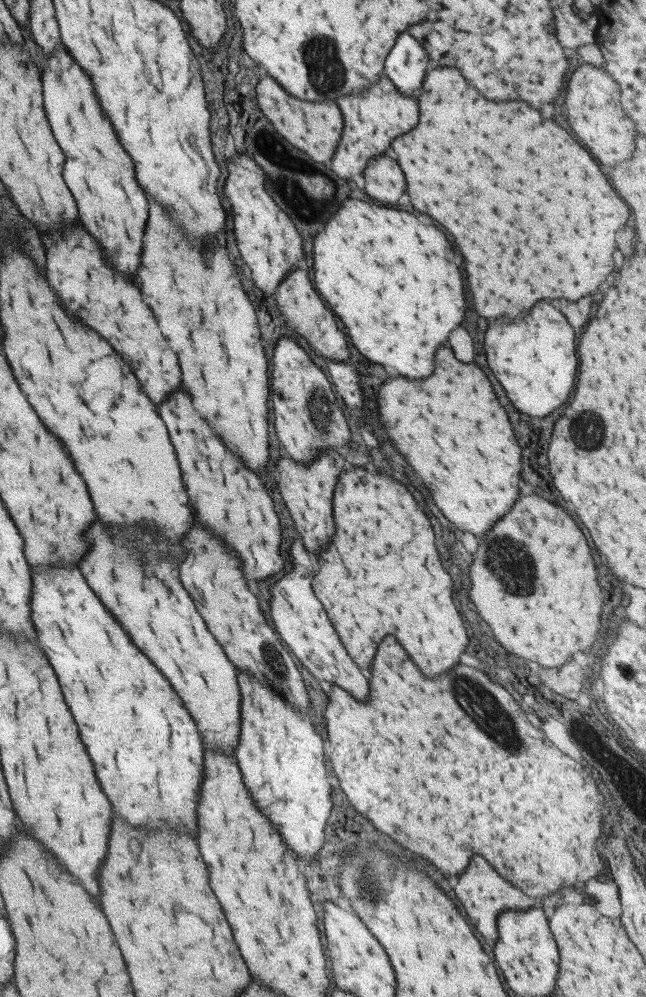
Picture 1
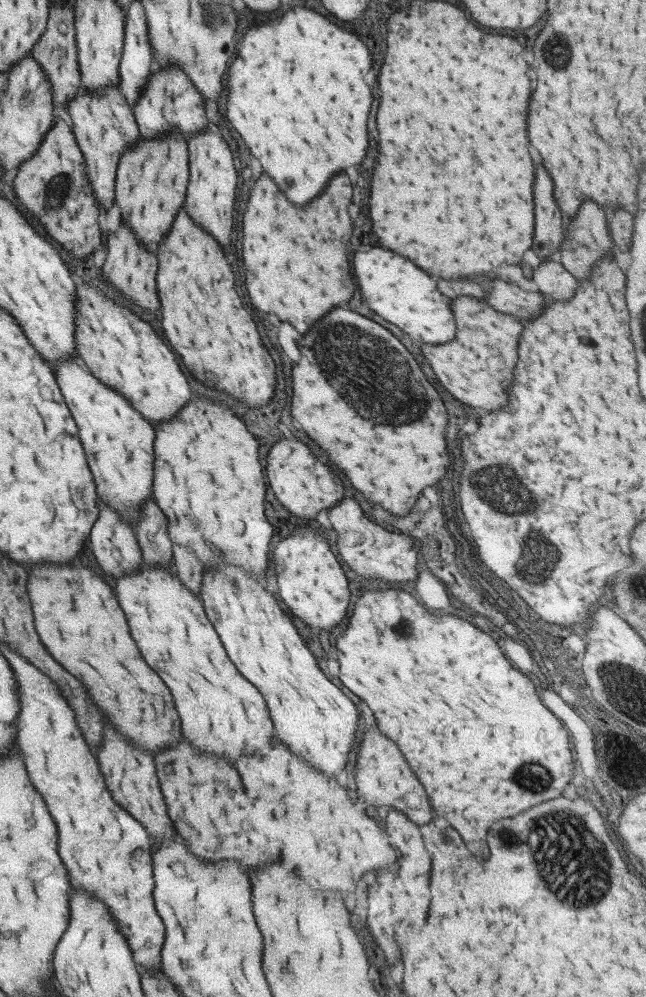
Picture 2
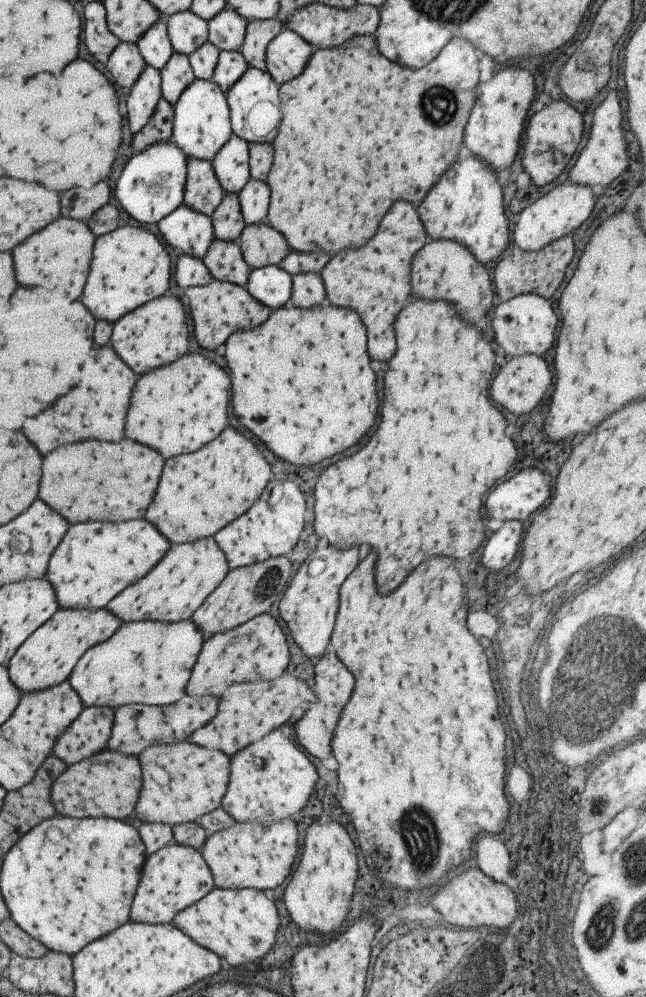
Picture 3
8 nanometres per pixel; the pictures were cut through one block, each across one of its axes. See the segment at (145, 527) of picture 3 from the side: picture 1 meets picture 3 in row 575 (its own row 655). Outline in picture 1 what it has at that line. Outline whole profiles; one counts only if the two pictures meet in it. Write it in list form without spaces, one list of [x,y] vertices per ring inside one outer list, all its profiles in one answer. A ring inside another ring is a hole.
[[[51,566],[51,568],[31,568],[31,598],[29,598],[29,616],[31,616],[31,624],[37,636],[37,644],[43,650],[43,654],[47,656],[49,664],[53,666],[53,670],[57,672],[57,680],[63,692],[63,700],[67,700],[69,712],[73,715],[73,721],[77,725],[77,733],[79,739],[87,748],[91,763],[93,763],[93,771],[97,777],[97,783],[103,788],[103,794],[107,796],[107,800],[111,802],[113,810],[127,822],[127,824],[139,824],[145,828],[155,828],[155,826],[177,826],[177,828],[187,828],[189,832],[195,832],[195,800],[197,800],[197,792],[199,792],[199,782],[201,782],[201,738],[195,730],[195,724],[189,716],[189,712],[183,708],[183,702],[179,700],[179,696],[171,690],[171,684],[163,678],[163,674],[147,660],[145,654],[141,654],[135,644],[131,644],[127,632],[123,632],[123,628],[115,622],[115,618],[103,608],[103,604],[99,602],[99,598],[91,592],[91,588],[85,584],[81,572],[77,566]]]

